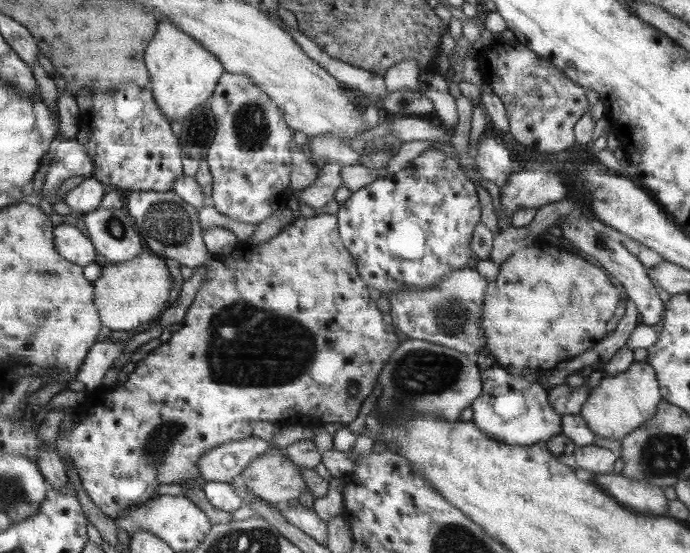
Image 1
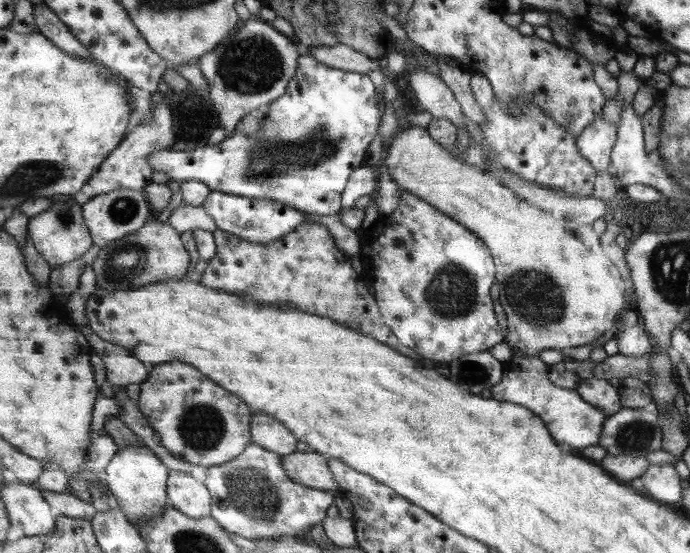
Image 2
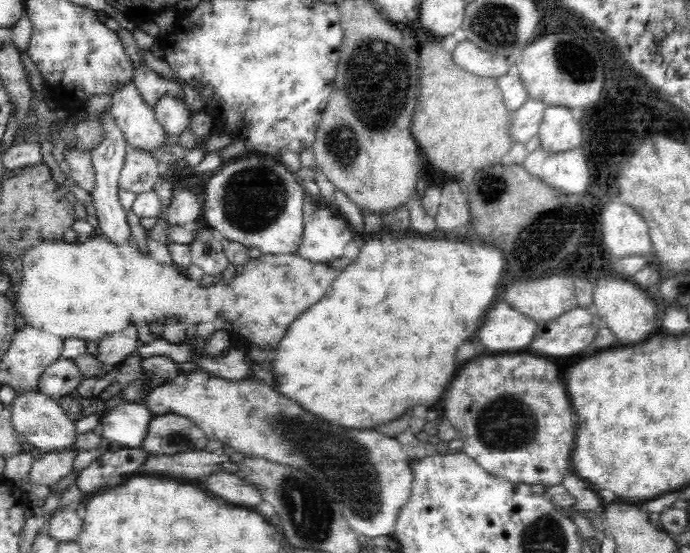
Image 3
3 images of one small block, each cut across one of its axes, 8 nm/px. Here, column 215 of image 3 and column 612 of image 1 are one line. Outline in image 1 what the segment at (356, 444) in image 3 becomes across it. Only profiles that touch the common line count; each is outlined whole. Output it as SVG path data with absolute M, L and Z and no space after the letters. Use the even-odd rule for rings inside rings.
M639 361L615 376L603 376L601 381L591 388L578 414L599 438L620 441L655 416L660 400L657 374L649 363Z

